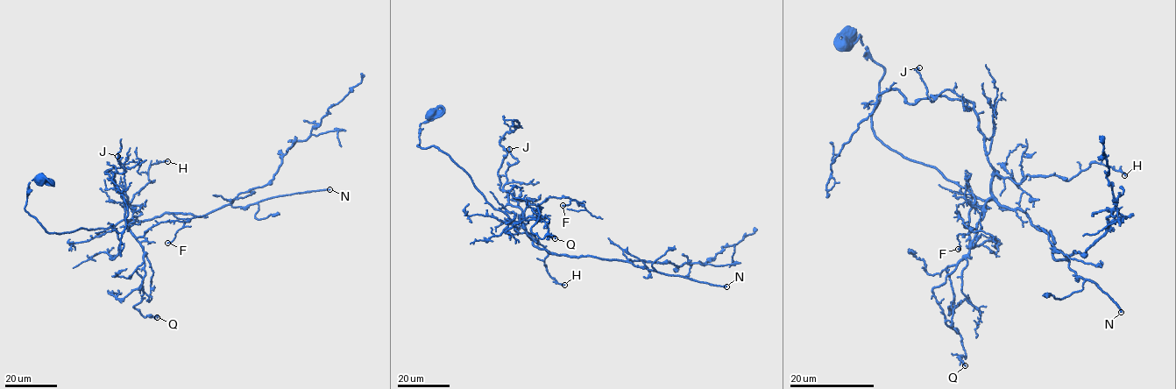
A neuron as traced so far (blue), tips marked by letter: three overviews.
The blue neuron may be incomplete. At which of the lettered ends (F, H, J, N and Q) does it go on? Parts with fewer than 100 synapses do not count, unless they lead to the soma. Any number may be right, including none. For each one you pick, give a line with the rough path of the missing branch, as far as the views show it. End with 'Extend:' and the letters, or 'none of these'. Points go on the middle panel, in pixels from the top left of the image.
Extend: N

